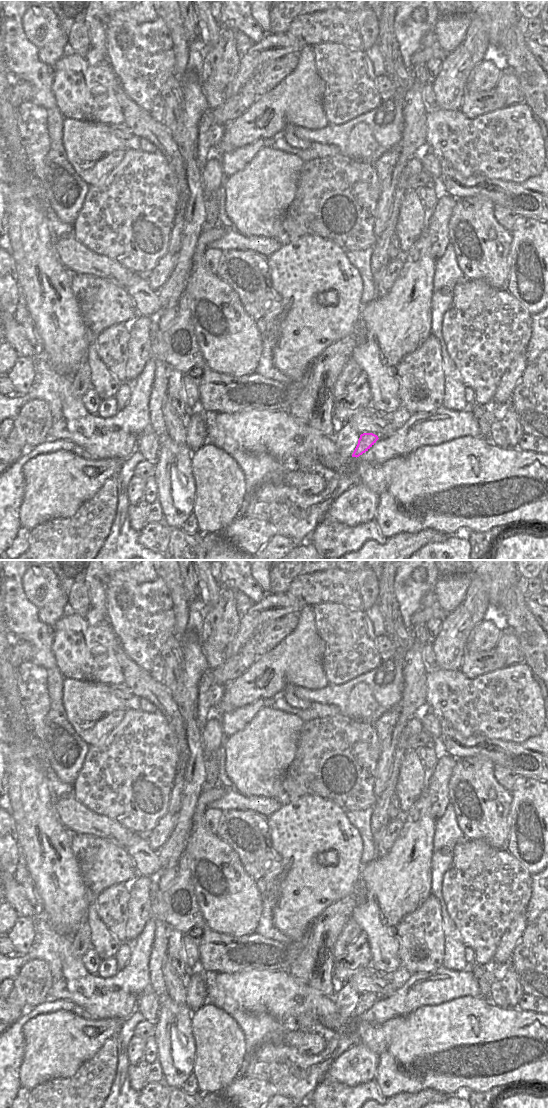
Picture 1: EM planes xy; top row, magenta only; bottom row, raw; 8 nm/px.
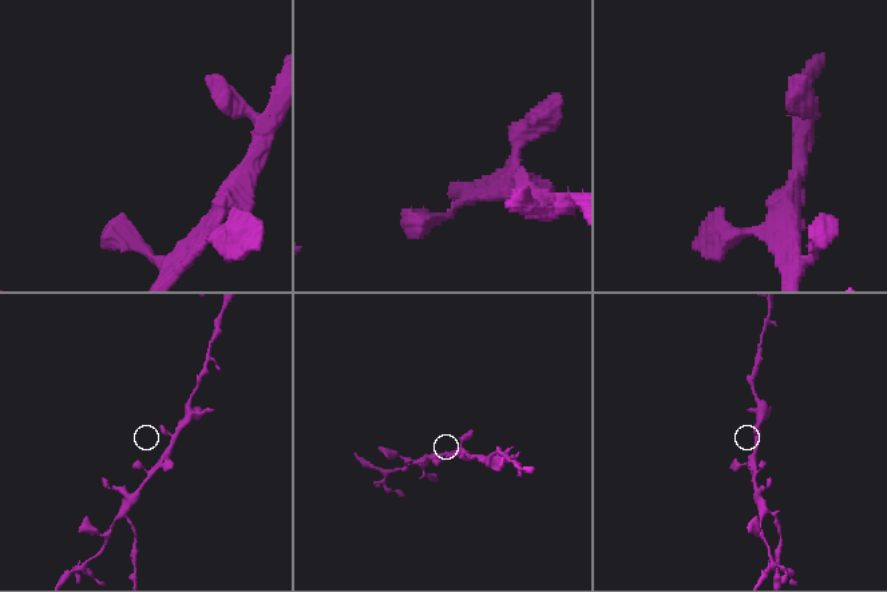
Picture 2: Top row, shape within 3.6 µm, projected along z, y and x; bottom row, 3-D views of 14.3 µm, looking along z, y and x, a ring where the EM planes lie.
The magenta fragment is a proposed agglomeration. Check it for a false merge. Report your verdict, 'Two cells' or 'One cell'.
One cell

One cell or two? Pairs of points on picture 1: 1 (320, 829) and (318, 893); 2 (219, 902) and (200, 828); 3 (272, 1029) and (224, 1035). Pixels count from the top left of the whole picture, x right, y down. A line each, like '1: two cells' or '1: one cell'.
1: one cell
2: one cell
3: two cells

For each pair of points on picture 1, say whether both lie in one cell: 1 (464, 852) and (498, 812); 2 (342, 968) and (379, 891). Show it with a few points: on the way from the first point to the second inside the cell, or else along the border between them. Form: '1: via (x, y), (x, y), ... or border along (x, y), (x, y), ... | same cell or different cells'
1: border along (466, 838), (471, 840), (482, 839), (495, 849) | different cells
2: border along (362, 932), (367, 938), (371, 955) | different cells

